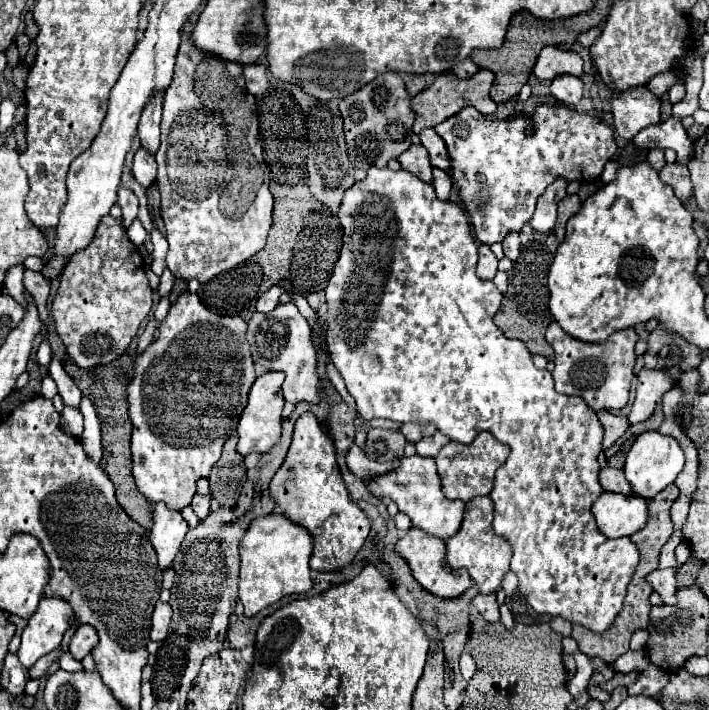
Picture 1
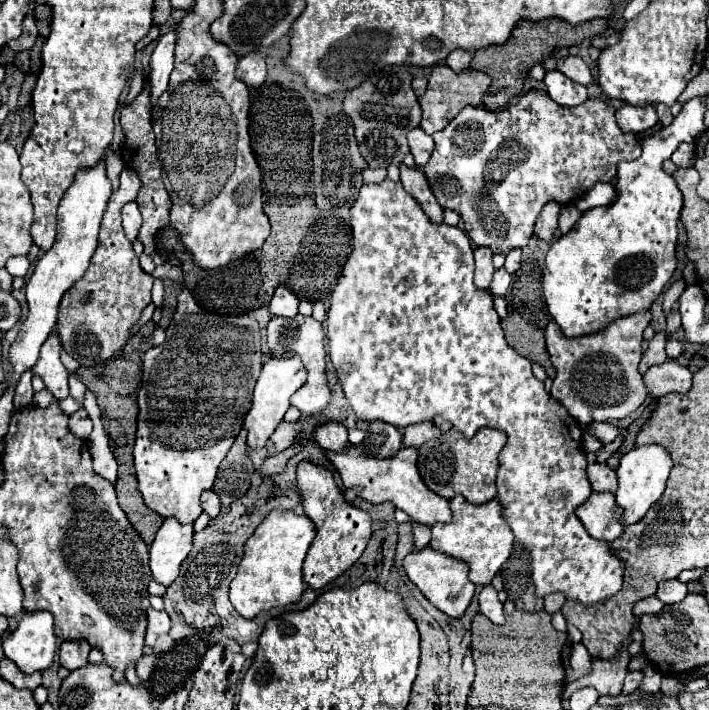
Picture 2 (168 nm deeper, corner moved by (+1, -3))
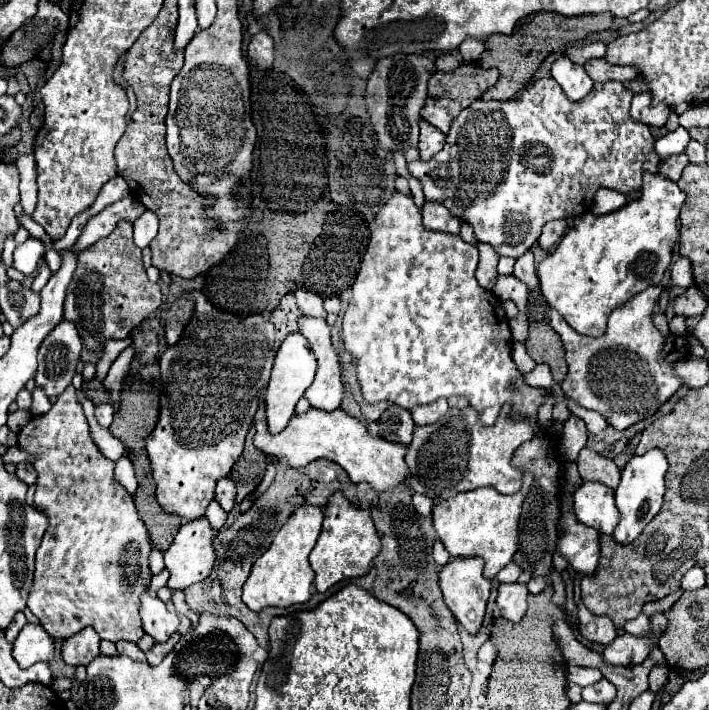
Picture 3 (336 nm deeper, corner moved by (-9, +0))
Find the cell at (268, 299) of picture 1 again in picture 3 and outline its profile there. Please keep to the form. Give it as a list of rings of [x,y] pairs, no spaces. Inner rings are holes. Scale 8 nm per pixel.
[[[297,290],[295,292],[295,300],[299,310],[305,316],[313,316],[313,318],[325,318],[327,312],[323,308],[323,298],[315,292],[307,292],[307,290]]]

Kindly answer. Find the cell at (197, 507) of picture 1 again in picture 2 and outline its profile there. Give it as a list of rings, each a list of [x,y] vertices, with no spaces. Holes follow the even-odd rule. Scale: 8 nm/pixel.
[[[205,491],[205,493],[201,495],[201,507],[203,507],[203,511],[205,511],[211,519],[215,519],[215,517],[219,515],[219,509],[221,509],[219,497],[217,497],[213,491]]]

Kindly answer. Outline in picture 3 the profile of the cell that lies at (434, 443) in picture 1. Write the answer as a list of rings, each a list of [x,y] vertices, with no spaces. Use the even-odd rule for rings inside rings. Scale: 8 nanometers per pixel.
[[[435,400],[431,404],[423,404],[419,408],[413,408],[411,414],[413,414],[413,420],[417,426],[425,426],[425,424],[431,424],[435,422],[439,416],[443,416],[447,412],[447,400]]]

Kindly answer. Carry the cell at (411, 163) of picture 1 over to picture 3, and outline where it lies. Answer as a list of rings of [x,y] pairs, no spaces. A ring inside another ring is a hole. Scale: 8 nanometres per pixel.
[[[425,202],[423,206],[423,226],[433,232],[447,232],[447,234],[459,234],[461,222],[453,218],[447,208],[435,202]]]

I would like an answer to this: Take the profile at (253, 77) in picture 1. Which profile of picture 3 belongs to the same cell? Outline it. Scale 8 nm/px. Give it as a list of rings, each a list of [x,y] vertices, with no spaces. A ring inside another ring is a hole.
[[[257,32],[249,42],[247,54],[257,68],[263,68],[263,70],[271,68],[271,64],[273,64],[273,38],[267,32]]]

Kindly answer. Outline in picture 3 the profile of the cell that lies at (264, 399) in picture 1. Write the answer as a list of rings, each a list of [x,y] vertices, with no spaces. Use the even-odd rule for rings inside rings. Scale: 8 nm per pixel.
[[[291,332],[283,342],[281,348],[277,350],[275,356],[275,364],[271,370],[271,380],[267,386],[267,422],[269,422],[269,432],[281,432],[287,422],[291,420],[293,412],[295,412],[295,404],[297,400],[303,396],[303,392],[309,388],[309,384],[313,382],[313,376],[317,372],[317,360],[311,352],[311,346],[307,342],[307,338],[299,332]]]

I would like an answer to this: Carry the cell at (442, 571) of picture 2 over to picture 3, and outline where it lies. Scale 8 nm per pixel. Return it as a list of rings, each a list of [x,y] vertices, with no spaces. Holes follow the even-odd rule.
[[[457,558],[449,562],[441,572],[439,572],[439,586],[443,592],[443,600],[447,608],[453,612],[457,622],[469,632],[475,634],[479,632],[485,616],[485,606],[491,594],[491,580],[483,576],[483,560],[479,558]]]

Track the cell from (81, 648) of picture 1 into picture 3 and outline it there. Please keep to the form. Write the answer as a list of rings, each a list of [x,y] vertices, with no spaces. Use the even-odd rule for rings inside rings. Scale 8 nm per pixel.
[[[85,628],[83,632],[67,638],[61,648],[61,656],[65,664],[71,666],[87,666],[93,658],[99,656],[99,634],[93,628]]]

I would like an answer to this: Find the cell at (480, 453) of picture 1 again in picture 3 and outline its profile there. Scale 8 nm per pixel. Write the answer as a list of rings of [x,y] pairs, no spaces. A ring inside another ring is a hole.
[[[449,408],[435,424],[427,424],[413,432],[405,462],[409,468],[409,488],[413,492],[447,500],[459,492],[475,490],[479,486],[493,486],[501,494],[515,494],[521,488],[523,472],[511,464],[515,450],[533,438],[527,420],[507,420],[511,408],[503,408],[497,422],[485,426],[477,420],[475,408]]]

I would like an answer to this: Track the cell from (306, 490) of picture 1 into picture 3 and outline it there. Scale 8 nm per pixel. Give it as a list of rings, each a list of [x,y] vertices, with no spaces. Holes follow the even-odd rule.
[[[335,492],[327,502],[323,530],[309,556],[311,568],[315,572],[317,592],[325,592],[327,588],[331,588],[341,580],[365,576],[379,552],[379,546],[381,542],[371,520],[371,512],[355,508],[341,492]]]

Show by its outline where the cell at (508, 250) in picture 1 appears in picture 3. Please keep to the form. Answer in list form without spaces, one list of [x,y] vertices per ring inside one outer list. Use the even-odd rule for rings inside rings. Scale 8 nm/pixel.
[[[527,252],[523,254],[517,262],[515,262],[515,268],[513,268],[513,276],[517,280],[521,280],[529,290],[535,290],[537,288],[537,272],[535,272],[535,262],[533,262],[533,252]]]

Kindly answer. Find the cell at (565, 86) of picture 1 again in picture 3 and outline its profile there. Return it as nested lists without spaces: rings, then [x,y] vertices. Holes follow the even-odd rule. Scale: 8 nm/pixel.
[[[559,56],[553,62],[551,76],[557,80],[557,84],[571,100],[583,100],[593,88],[593,80],[587,76],[583,66],[571,62],[567,56]]]

